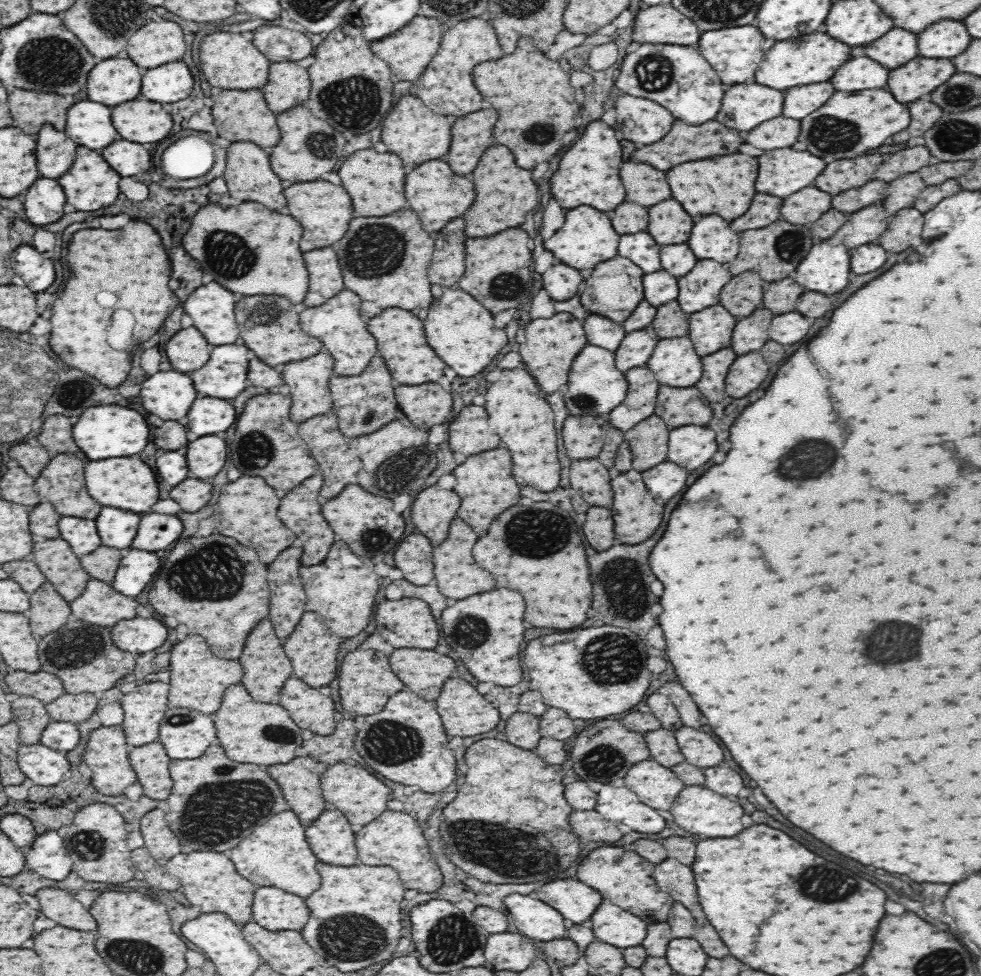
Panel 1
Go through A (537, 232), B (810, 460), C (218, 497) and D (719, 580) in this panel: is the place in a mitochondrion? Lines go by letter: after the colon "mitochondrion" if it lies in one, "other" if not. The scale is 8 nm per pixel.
A: other
B: mitochondrion
C: other
D: other

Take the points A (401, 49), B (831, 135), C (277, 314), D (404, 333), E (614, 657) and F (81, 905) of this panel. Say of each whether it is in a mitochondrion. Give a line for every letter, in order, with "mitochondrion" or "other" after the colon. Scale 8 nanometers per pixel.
A: other
B: mitochondrion
C: mitochondrion
D: other
E: mitochondrion
F: other

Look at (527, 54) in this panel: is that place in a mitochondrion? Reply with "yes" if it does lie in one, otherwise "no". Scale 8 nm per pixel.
no

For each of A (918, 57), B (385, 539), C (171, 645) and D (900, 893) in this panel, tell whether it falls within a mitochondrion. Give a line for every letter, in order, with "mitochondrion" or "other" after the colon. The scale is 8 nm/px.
A: other
B: mitochondrion
C: other
D: other

